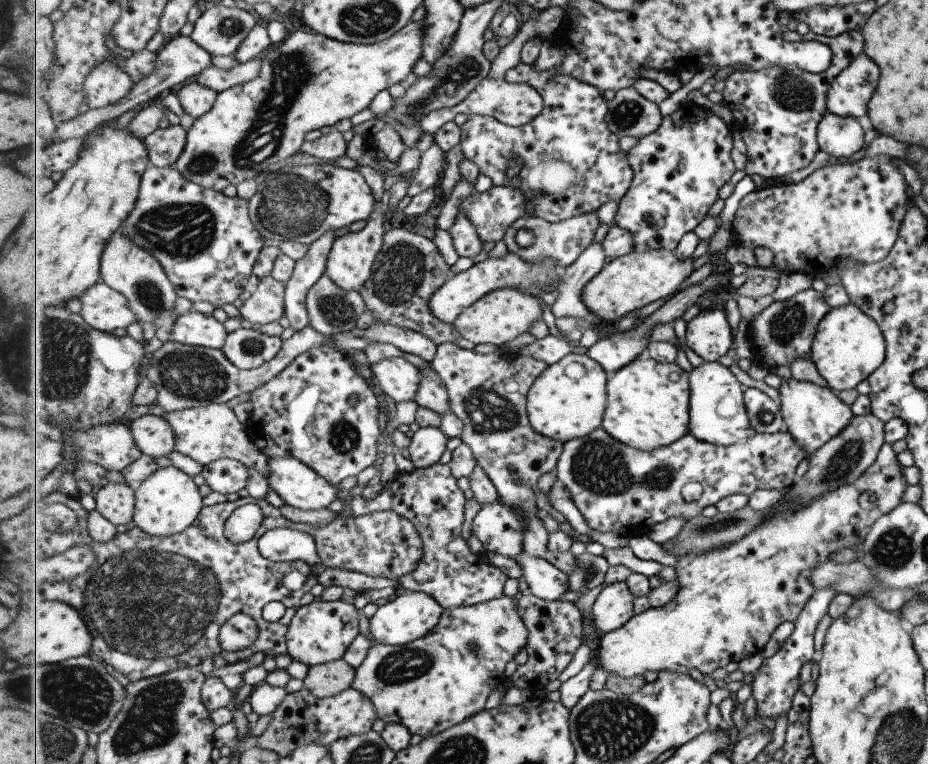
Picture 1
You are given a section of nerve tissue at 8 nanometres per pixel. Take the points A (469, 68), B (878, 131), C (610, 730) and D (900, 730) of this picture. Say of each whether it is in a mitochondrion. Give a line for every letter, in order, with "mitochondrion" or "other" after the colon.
A: mitochondrion
B: other
C: mitochondrion
D: mitochondrion

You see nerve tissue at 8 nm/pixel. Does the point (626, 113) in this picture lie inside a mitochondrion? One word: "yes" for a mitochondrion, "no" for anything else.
yes

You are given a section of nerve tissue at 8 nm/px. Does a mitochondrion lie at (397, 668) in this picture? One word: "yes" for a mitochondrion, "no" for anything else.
yes

